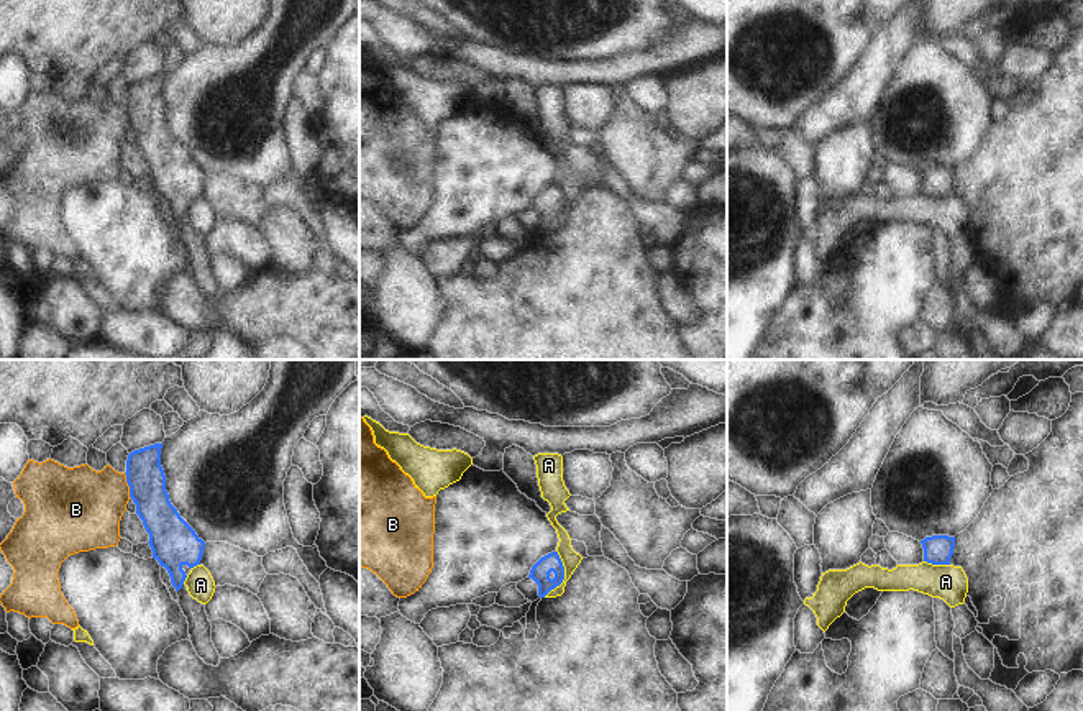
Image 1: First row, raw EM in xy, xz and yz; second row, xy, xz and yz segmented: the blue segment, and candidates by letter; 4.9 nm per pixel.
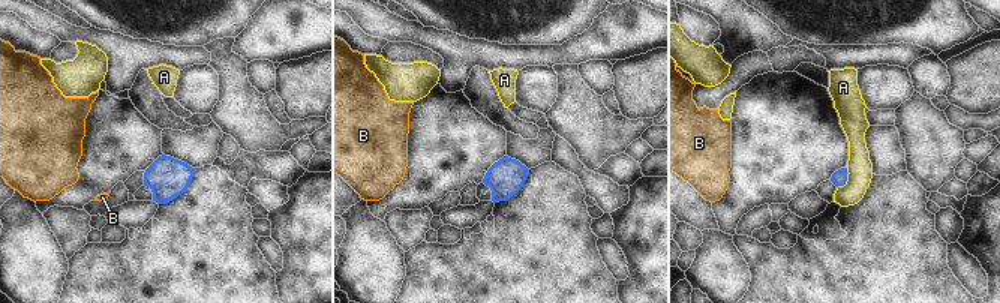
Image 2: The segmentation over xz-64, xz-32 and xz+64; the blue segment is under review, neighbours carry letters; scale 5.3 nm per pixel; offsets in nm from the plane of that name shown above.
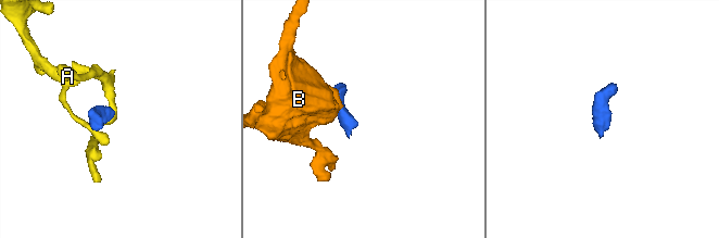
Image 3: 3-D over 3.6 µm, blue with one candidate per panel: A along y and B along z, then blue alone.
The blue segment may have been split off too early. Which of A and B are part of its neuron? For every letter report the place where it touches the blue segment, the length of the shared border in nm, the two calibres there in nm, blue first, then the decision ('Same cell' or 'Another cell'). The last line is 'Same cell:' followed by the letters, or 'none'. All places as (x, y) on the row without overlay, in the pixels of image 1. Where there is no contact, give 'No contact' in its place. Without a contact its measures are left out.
A: Touches blue at xz (563, 207). Shared border 240 nm. Thickness 100 nm (blue) against 90 nm. Another cell
B: Touches blue at xy (128, 117). Shared border 120 nm. Thickness 190 nm (blue) against 380 nm. Another cell
Same cell: none.

